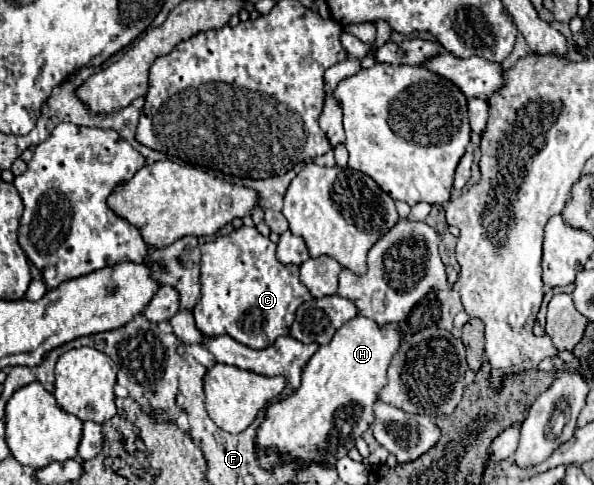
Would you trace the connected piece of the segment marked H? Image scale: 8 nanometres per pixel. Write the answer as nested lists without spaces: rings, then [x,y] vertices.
[[[364,316],[346,322],[334,338],[326,346],[320,346],[310,358],[302,372],[300,388],[284,402],[268,408],[264,424],[258,430],[258,444],[268,450],[268,454],[260,458],[260,464],[270,466],[276,452],[302,462],[316,460],[324,464],[334,464],[348,454],[354,438],[362,436],[374,420],[372,404],[388,382],[388,366],[402,338],[404,334],[398,330],[398,324],[378,326]]]

